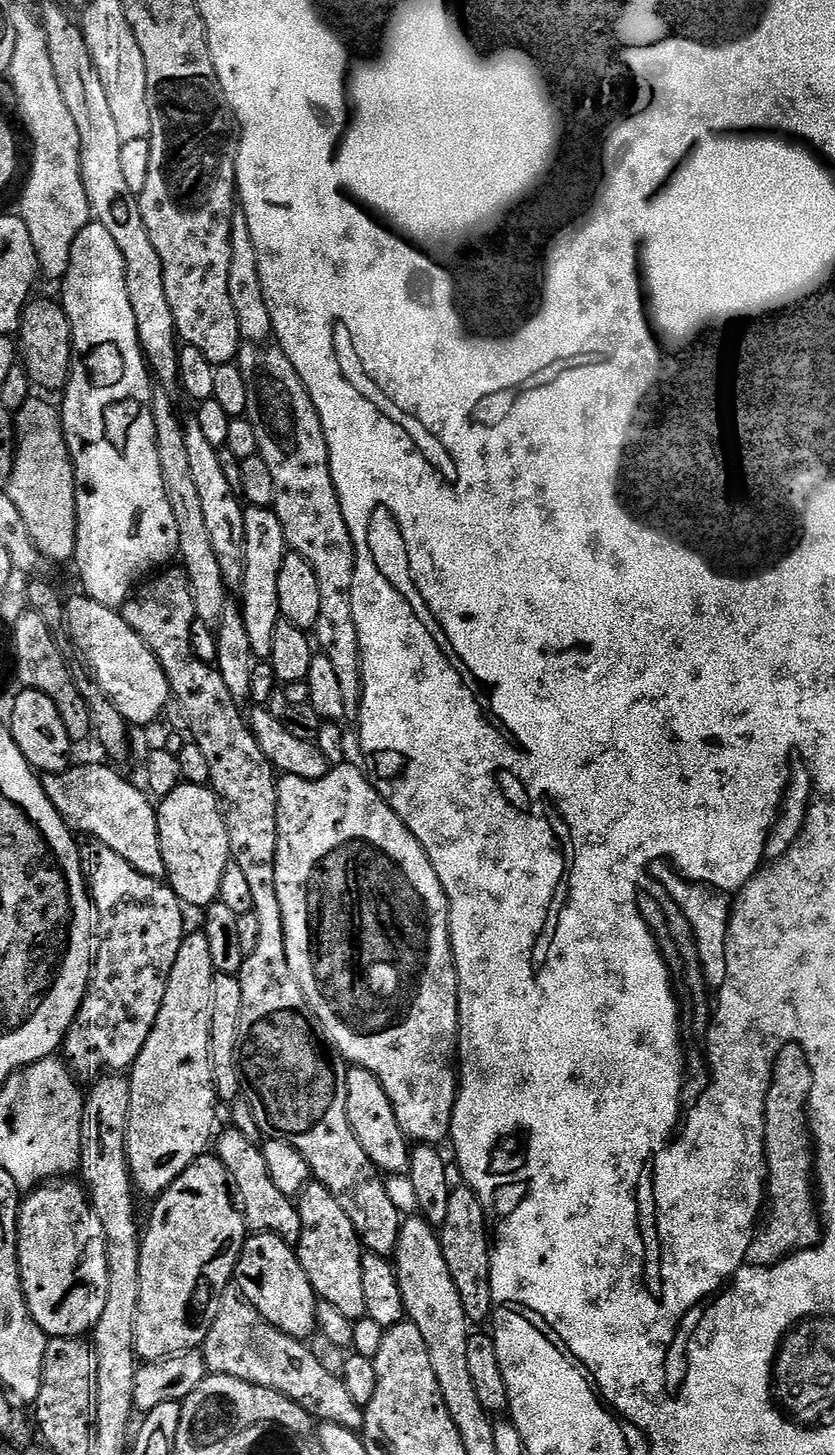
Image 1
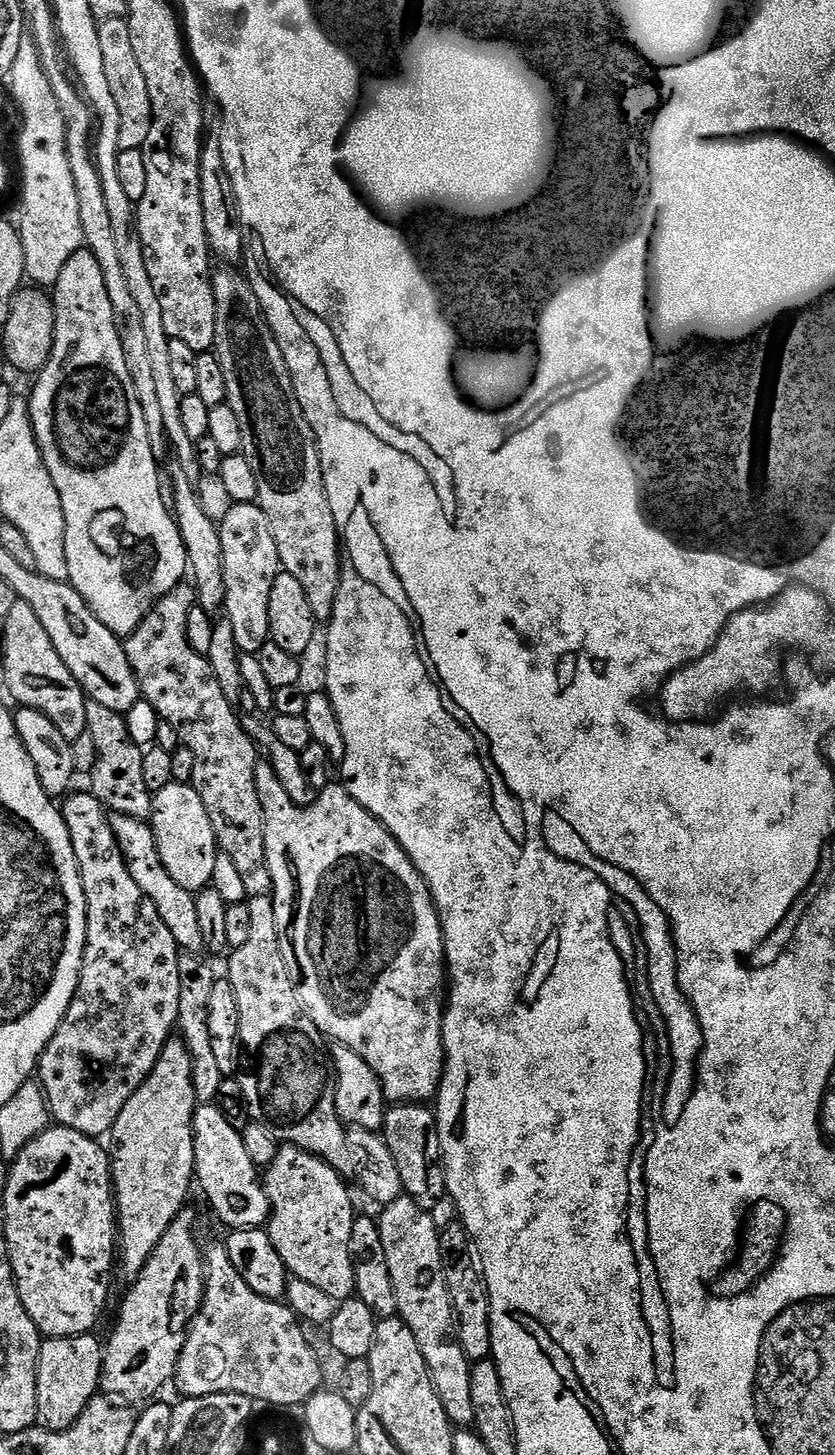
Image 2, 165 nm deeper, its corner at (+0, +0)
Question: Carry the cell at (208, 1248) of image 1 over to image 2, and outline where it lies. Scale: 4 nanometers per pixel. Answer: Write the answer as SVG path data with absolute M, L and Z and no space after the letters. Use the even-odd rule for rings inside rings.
M185 1210L180 1213L179 1216L176 1217L176 1221L173 1222L173 1224L170 1226L170 1230L166 1230L166 1234L162 1234L162 1242L158 1242L158 1246L154 1246L154 1254L150 1254L150 1258L146 1262L146 1266L137 1274L135 1280L131 1281L130 1287L132 1288L129 1290L128 1293L125 1294L124 1296L124 1301L121 1302L120 1304L120 1317L117 1318L116 1320L116 1329L113 1330L112 1332L112 1337L109 1338L108 1344L106 1340L106 1347L104 1348L104 1368L100 1371L100 1386L101 1389L106 1393L107 1391L109 1392L110 1395L112 1396L125 1396L126 1399L128 1400L144 1400L147 1401L149 1398L147 1396L152 1396L155 1394L155 1392L160 1392L163 1390L164 1387L171 1385L173 1383L175 1374L176 1374L176 1367L178 1366L178 1362L180 1361L180 1355L182 1354L182 1346L184 1345L184 1337L187 1336L188 1334L188 1326L189 1324L192 1323L192 1319L196 1317L196 1312L200 1308L200 1303L203 1302L204 1300L204 1286L206 1283L206 1273L204 1271L204 1252L202 1251L202 1244L200 1248L200 1244L198 1241L196 1241L196 1220L194 1217L191 1216L190 1214L191 1211Z

